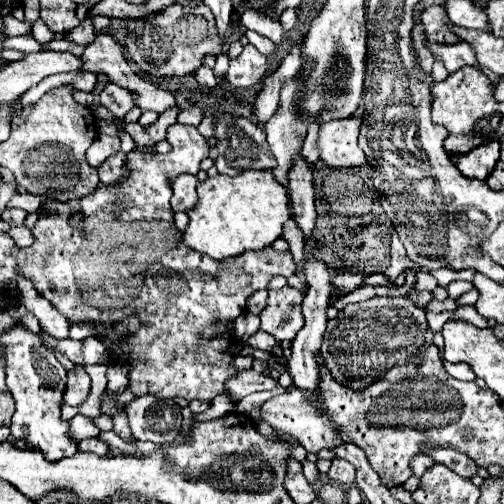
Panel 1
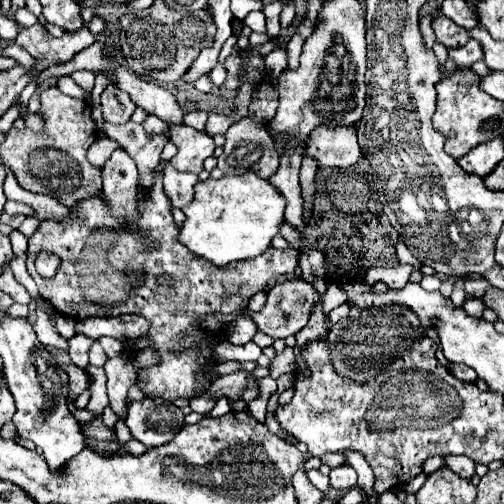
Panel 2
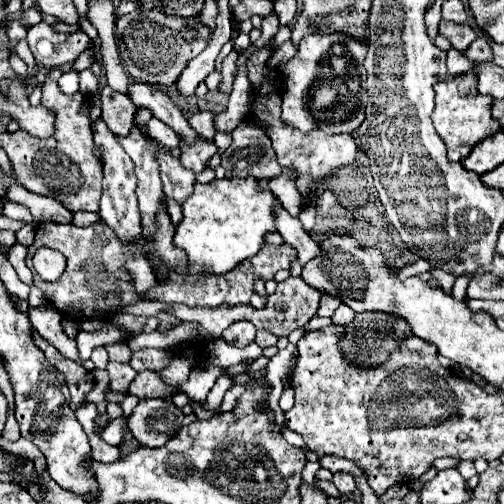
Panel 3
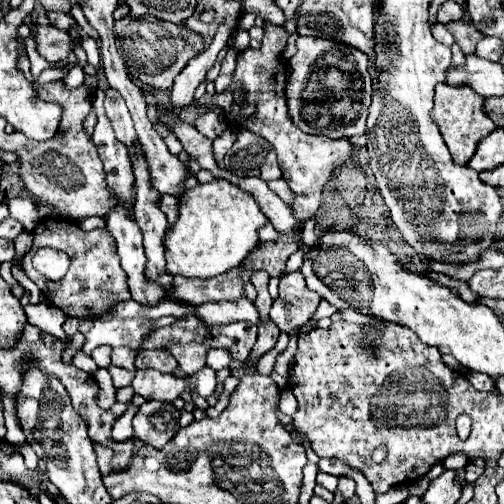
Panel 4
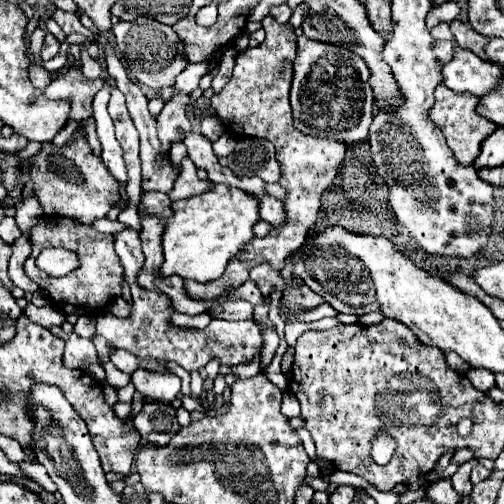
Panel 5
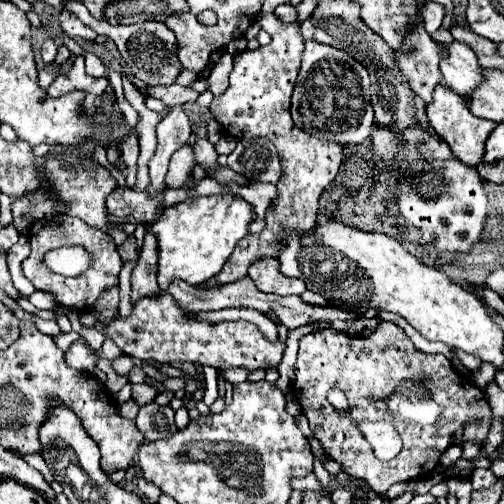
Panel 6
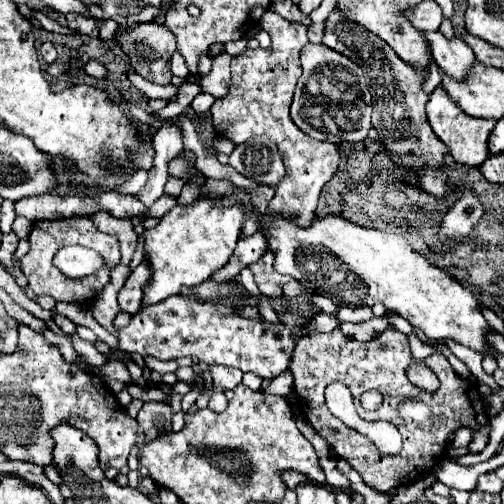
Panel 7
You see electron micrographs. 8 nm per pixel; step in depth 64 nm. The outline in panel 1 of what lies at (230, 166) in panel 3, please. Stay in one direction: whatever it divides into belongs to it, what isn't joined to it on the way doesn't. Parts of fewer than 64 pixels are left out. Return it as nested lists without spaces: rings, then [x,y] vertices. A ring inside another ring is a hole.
[[[214,112],[216,118],[216,138],[218,138],[218,158],[216,158],[216,168],[220,174],[228,174],[228,176],[238,176],[244,170],[274,170],[276,168],[276,158],[272,156],[272,150],[266,142],[266,132],[246,120],[246,118],[238,118],[238,116],[230,116],[224,112]]]

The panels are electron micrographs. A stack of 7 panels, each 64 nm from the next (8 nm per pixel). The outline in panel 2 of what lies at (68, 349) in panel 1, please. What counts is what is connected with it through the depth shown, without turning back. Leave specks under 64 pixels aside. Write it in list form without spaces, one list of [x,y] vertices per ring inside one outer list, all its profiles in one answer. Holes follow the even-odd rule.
[[[76,334],[74,338],[70,338],[70,350],[68,350],[68,354],[70,354],[72,362],[78,368],[86,368],[86,364],[88,364],[88,350],[90,350],[92,342],[94,342],[94,338],[88,338],[84,334]]]

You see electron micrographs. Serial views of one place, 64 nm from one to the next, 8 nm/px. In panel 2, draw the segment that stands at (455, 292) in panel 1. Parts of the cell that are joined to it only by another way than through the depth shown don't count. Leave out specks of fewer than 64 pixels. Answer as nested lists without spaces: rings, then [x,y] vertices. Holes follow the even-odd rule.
[[[468,280],[466,284],[464,284],[464,288],[466,288],[466,292],[470,294],[470,296],[474,296],[474,298],[481,299],[484,294],[486,294],[486,290],[488,290],[488,286],[490,286],[490,282],[488,280]]]

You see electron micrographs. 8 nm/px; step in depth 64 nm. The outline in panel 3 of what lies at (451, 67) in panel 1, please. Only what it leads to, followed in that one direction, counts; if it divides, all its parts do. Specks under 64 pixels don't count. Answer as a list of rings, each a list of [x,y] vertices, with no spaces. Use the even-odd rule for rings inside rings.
[[[480,36],[478,40],[474,40],[472,48],[468,48],[468,52],[464,52],[464,56],[466,56],[470,62],[484,62],[484,60],[492,60],[490,38],[488,38],[488,36]]]

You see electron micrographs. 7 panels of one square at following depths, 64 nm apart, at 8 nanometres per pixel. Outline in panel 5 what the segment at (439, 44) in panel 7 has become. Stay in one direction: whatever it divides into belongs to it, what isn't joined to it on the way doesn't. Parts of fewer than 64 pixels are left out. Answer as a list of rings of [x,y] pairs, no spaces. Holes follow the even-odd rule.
[[[456,46],[454,58],[442,66],[444,84],[454,92],[470,92],[474,96],[482,96],[496,86],[502,70],[498,64],[480,60],[474,52]]]

